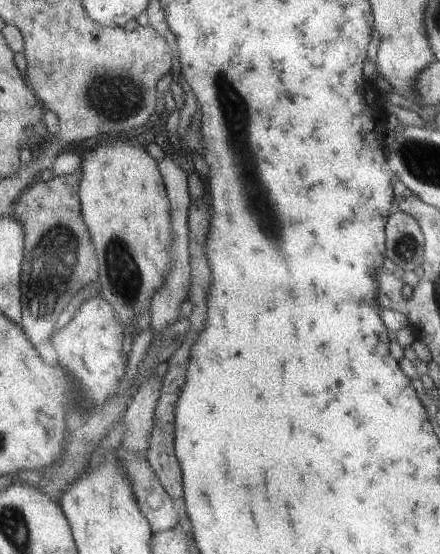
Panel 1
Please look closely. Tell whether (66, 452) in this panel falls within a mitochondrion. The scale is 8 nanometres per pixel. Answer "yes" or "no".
no

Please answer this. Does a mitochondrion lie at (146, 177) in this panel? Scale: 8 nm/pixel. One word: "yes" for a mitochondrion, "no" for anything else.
no

